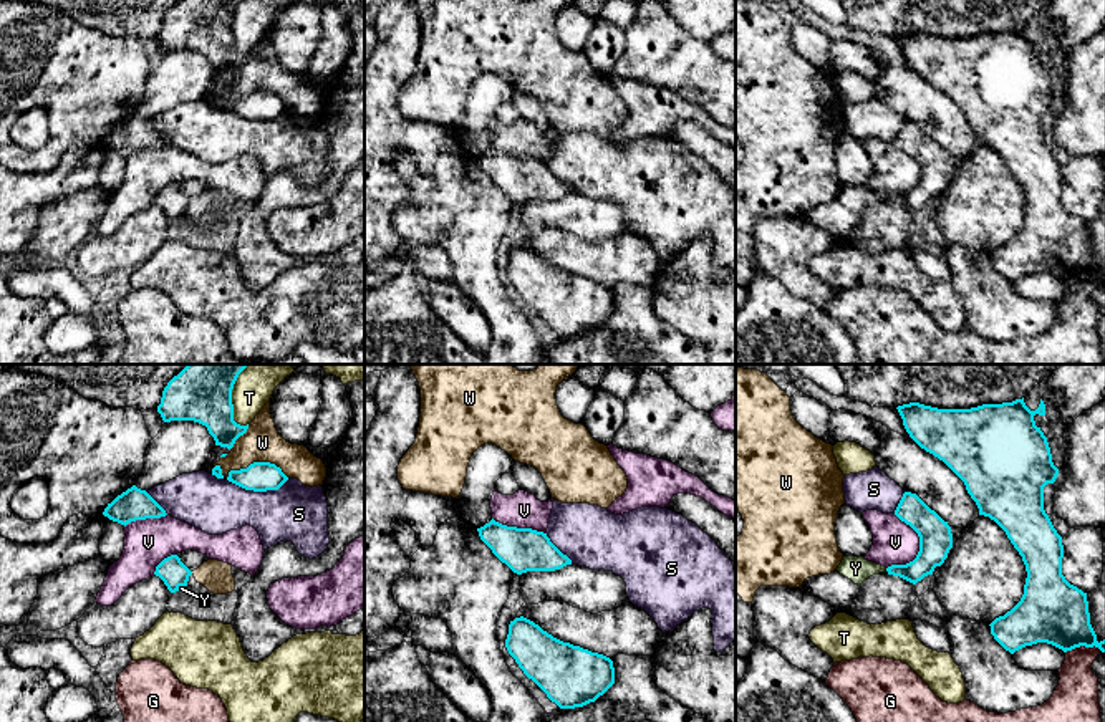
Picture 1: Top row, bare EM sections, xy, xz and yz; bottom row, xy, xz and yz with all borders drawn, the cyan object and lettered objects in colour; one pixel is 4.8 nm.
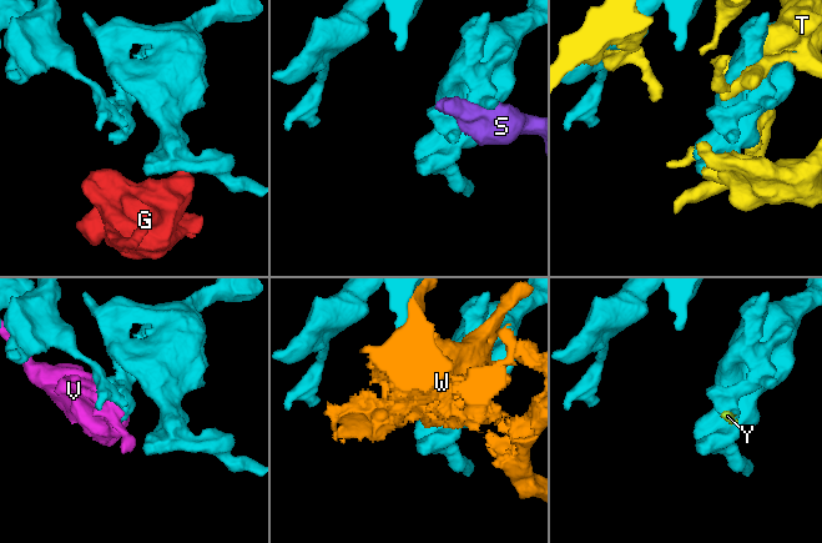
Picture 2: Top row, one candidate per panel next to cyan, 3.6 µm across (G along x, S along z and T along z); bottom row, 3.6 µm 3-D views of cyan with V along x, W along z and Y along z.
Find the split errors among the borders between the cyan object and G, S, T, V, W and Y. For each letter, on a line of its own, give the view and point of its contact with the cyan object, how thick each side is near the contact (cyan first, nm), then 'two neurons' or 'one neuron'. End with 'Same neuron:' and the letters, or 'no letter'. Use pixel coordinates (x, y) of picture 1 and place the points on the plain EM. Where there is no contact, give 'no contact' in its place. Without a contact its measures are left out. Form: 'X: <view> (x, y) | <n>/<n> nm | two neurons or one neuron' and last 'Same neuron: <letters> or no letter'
G: yz (1082, 274) | 320/200 nm | two neurons
S: xy (257, 120) | 140/280 nm | two neurons
T: xy (231, 30) | 260/190 nm | two neurons
V: yz (920, 178) | 160/200 nm | two neurons
W: xy (259, 91) | 140/190 nm | two neurons
Y: yz (887, 199) | 140/120 nm | one neuron
Same neuron: Y

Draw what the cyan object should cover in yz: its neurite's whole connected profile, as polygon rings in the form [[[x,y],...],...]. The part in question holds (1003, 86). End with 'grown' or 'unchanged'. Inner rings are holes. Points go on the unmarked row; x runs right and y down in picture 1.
[[[1024,26],[971,38],[938,38],[919,31],[896,38],[910,66],[964,111],[979,144],[994,149],[1022,185],[1027,200],[1024,224],[1011,240],[989,253],[994,268],[1011,283],[1037,272],[1064,282],[1080,275],[1105,282],[1105,268],[1098,272],[1090,253],[1087,222],[1062,204],[1062,166],[1044,139],[1044,116],[1059,104],[1047,66],[1034,50],[1035,43],[1045,45],[1044,30],[1035,40],[1025,35]]]; unchanged

